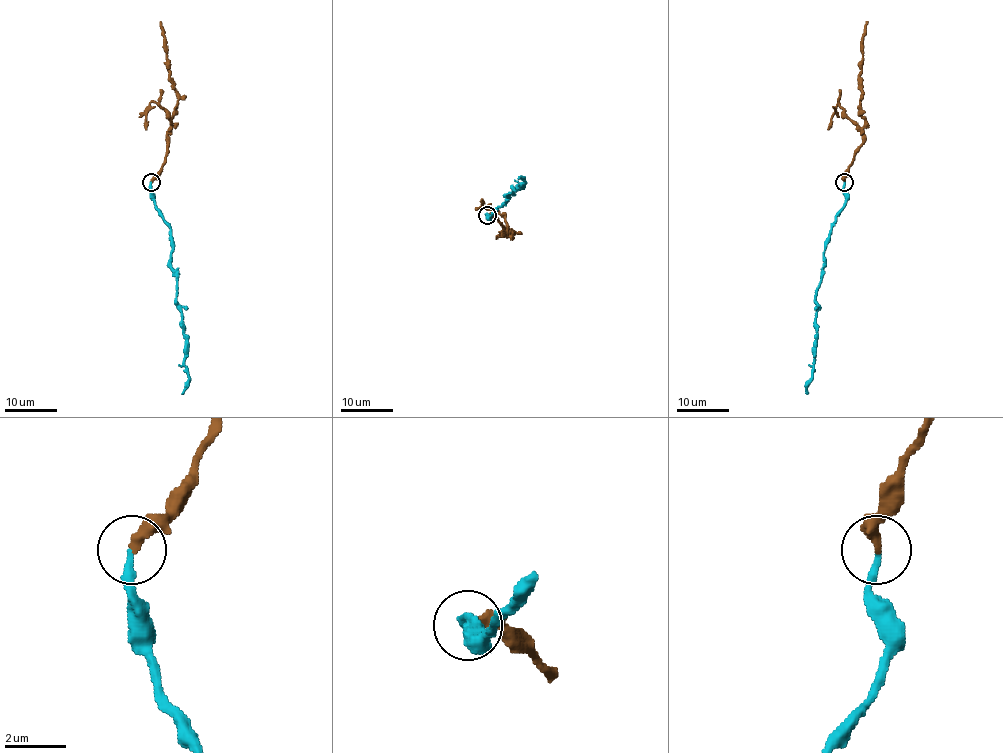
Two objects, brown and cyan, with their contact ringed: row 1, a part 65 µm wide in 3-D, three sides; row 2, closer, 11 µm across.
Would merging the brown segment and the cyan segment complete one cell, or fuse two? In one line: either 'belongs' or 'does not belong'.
belongs

